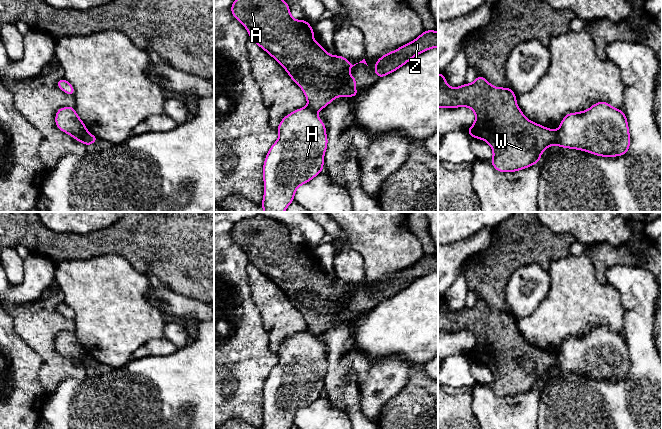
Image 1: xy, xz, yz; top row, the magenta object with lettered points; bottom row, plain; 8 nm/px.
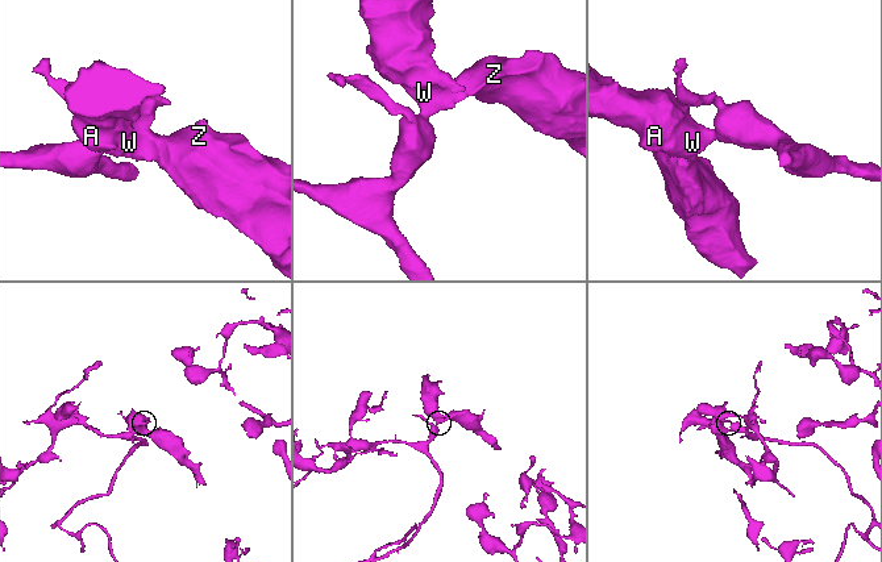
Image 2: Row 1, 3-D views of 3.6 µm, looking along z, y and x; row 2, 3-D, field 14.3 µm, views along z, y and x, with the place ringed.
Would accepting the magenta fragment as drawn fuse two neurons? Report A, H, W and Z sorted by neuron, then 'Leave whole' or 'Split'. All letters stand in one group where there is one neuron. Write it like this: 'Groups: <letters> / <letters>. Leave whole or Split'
Groups: A W Z / H. Split

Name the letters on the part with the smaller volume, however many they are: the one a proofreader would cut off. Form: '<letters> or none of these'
A, W, Z

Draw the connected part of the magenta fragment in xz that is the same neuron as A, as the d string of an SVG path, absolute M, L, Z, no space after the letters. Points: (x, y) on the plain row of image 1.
M259 214L253 218L234 223L230 231L232 239L248 255L249 262L259 271L273 281L288 297L290 302L303 314L307 322L308 331L320 335L329 329L336 321L356 321L360 318L354 313L358 303L350 299L352 289L342 279L332 280L321 270L321 267L313 264L314 253L306 244L295 244L290 238L288 227L280 221Z

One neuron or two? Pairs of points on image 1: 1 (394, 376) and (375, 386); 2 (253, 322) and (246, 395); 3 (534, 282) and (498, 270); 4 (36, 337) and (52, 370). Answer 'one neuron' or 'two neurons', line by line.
1: one neuron
2: one neuron
3: two neurons
4: one neuron

